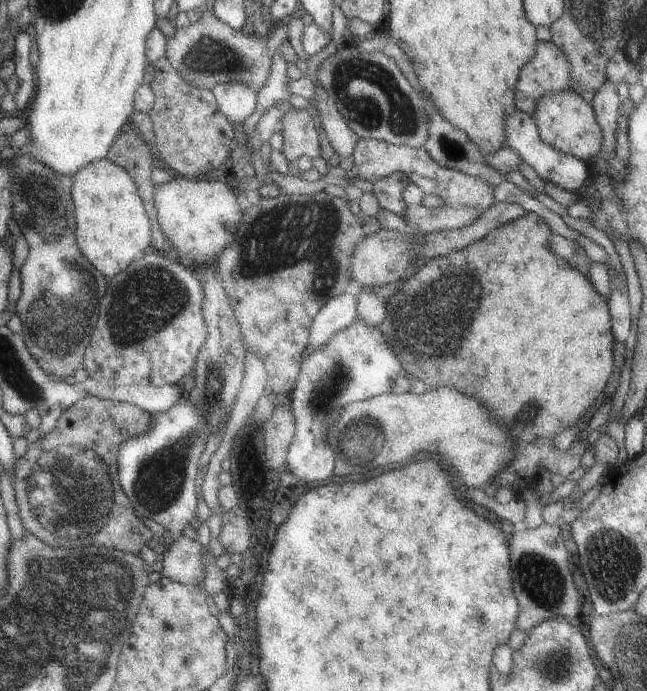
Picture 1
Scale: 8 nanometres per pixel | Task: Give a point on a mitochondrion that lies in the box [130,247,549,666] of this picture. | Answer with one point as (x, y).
(459, 293)

